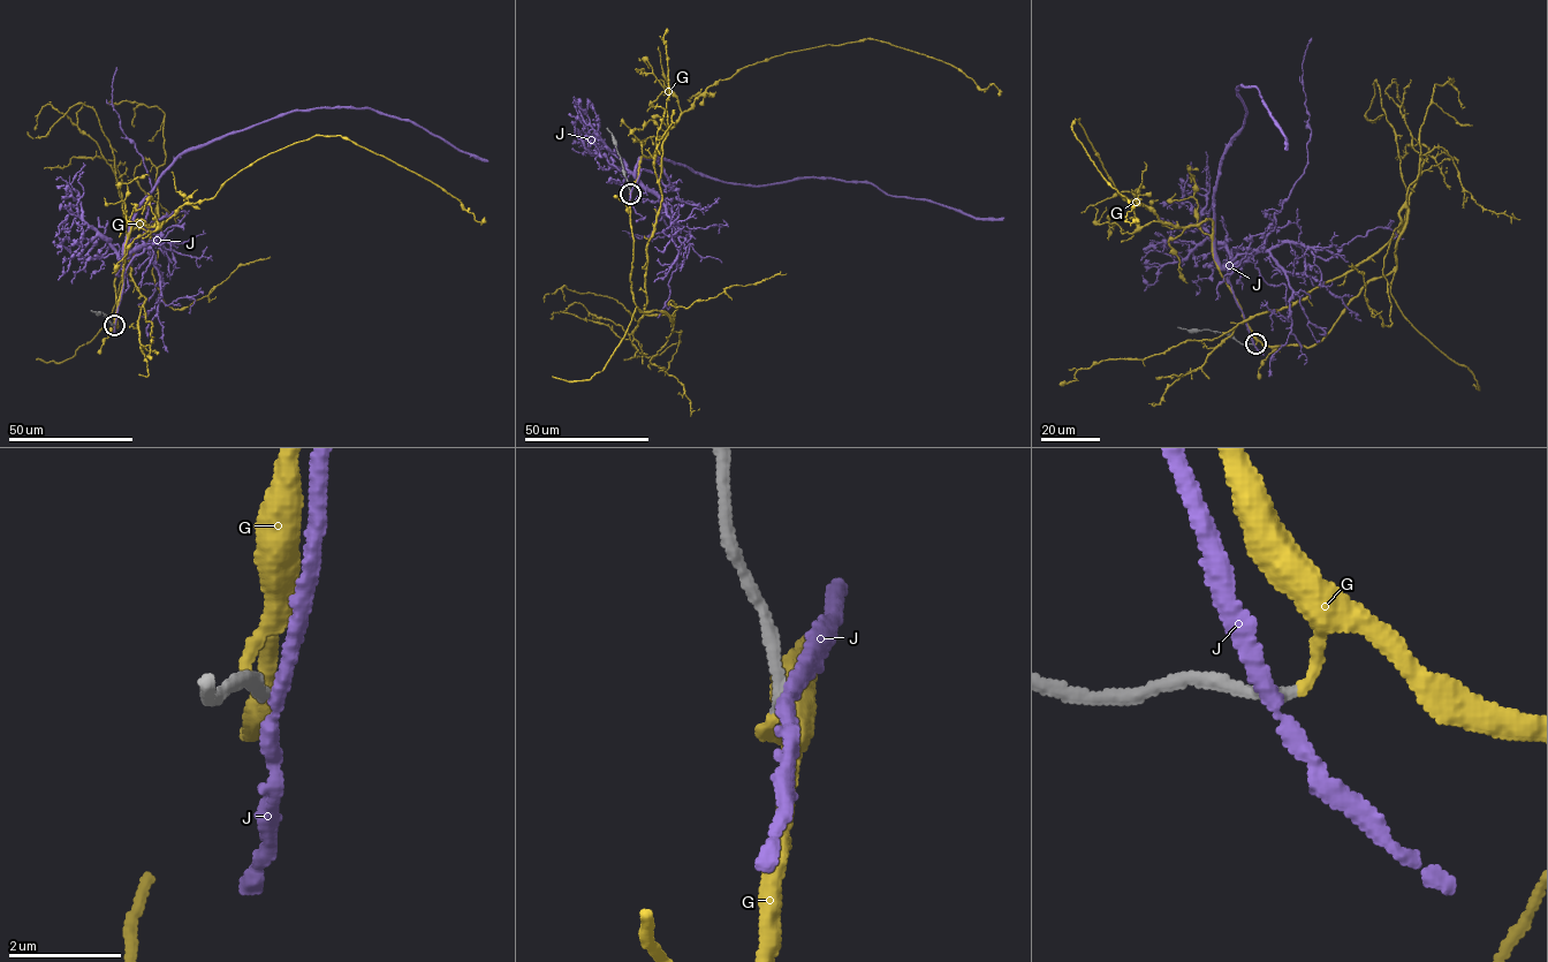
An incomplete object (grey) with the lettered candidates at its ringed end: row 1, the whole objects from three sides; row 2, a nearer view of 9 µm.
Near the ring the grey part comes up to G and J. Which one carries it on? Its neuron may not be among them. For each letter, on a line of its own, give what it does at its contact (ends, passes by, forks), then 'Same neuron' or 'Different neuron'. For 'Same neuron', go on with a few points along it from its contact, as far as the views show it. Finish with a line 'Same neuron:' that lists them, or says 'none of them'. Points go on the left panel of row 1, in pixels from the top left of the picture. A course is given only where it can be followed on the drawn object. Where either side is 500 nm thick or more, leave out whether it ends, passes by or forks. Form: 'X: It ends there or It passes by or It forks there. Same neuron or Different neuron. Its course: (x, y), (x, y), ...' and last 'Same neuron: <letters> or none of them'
G: It ends there. Same neuron. Its course: (114, 324), (136, 220), (164, 222), (259, 159), (313, 136), (346, 136), (444, 188), (483, 221)
J: It passes by. Different neuron
Same neuron: G

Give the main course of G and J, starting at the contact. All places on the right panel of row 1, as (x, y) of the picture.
G: (1256, 343), (1212, 221), (1173, 226), (1124, 198), (1076, 119), (1132, 205), (1125, 221), (1139, 221)
J: (1254, 345), (1230, 271), (1216, 255), (1214, 189), (1221, 156), (1246, 114), (1237, 88), (1257, 88), (1284, 150)

